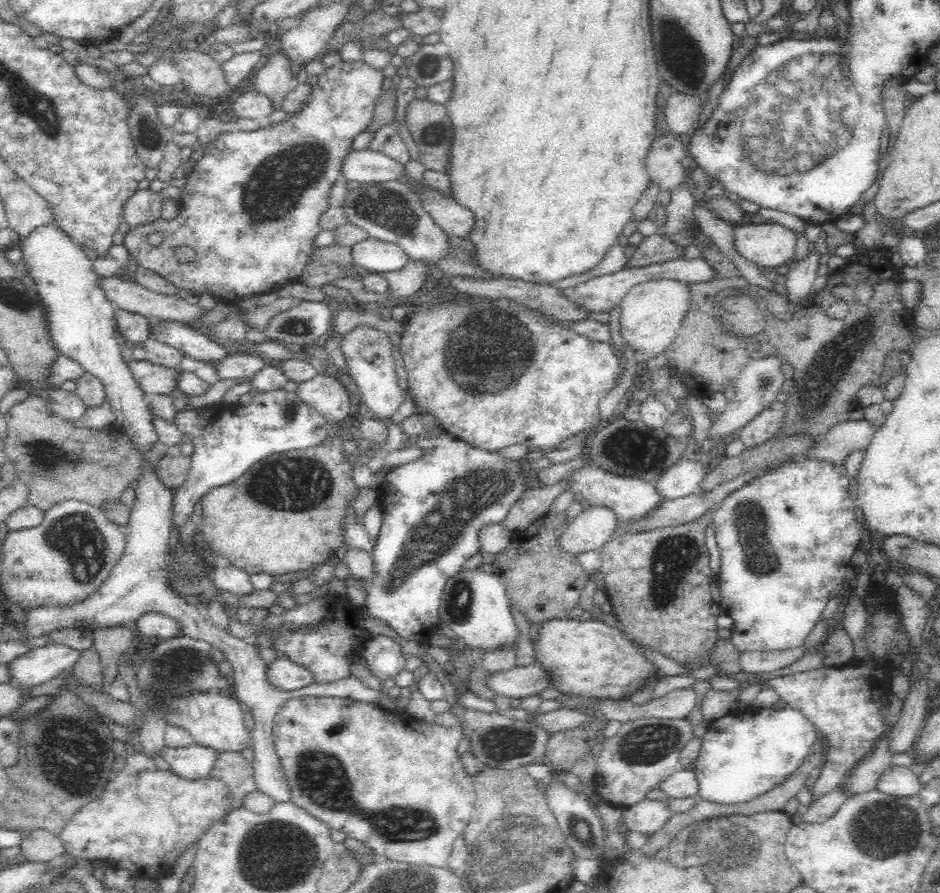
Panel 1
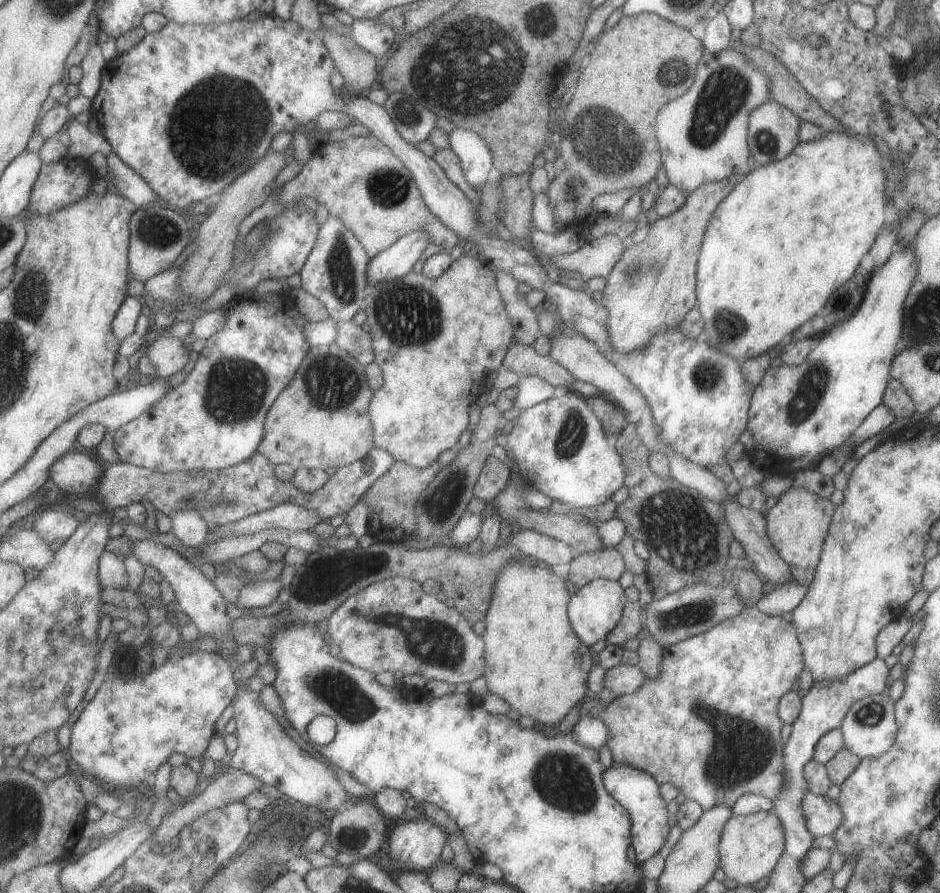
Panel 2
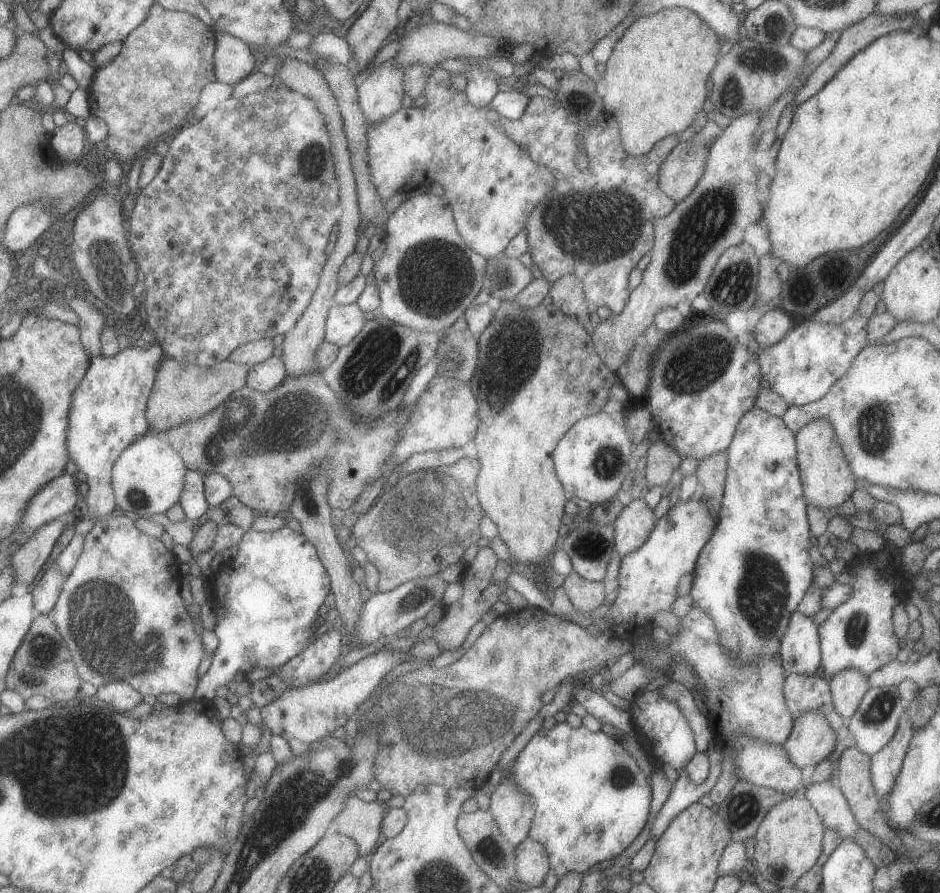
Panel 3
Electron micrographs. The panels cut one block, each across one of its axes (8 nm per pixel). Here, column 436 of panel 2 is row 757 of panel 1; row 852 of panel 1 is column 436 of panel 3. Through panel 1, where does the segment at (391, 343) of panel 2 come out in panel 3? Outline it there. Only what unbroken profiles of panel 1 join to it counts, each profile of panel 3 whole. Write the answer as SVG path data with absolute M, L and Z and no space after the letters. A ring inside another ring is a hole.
M438 374L415 404L411 422L402 431L401 441L395 452L396 466L402 465L416 453L468 449L468 442L476 440L482 416L480 399L472 390L472 382L458 382L456 378Z

